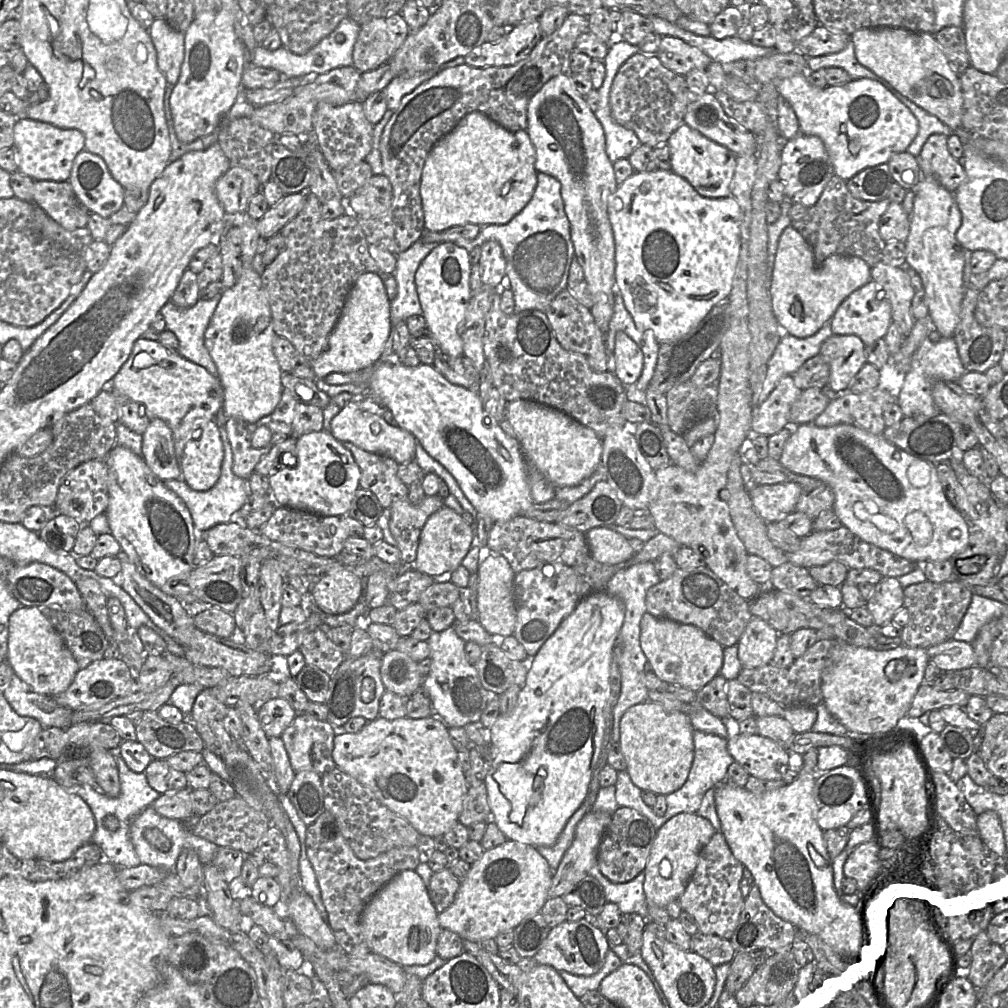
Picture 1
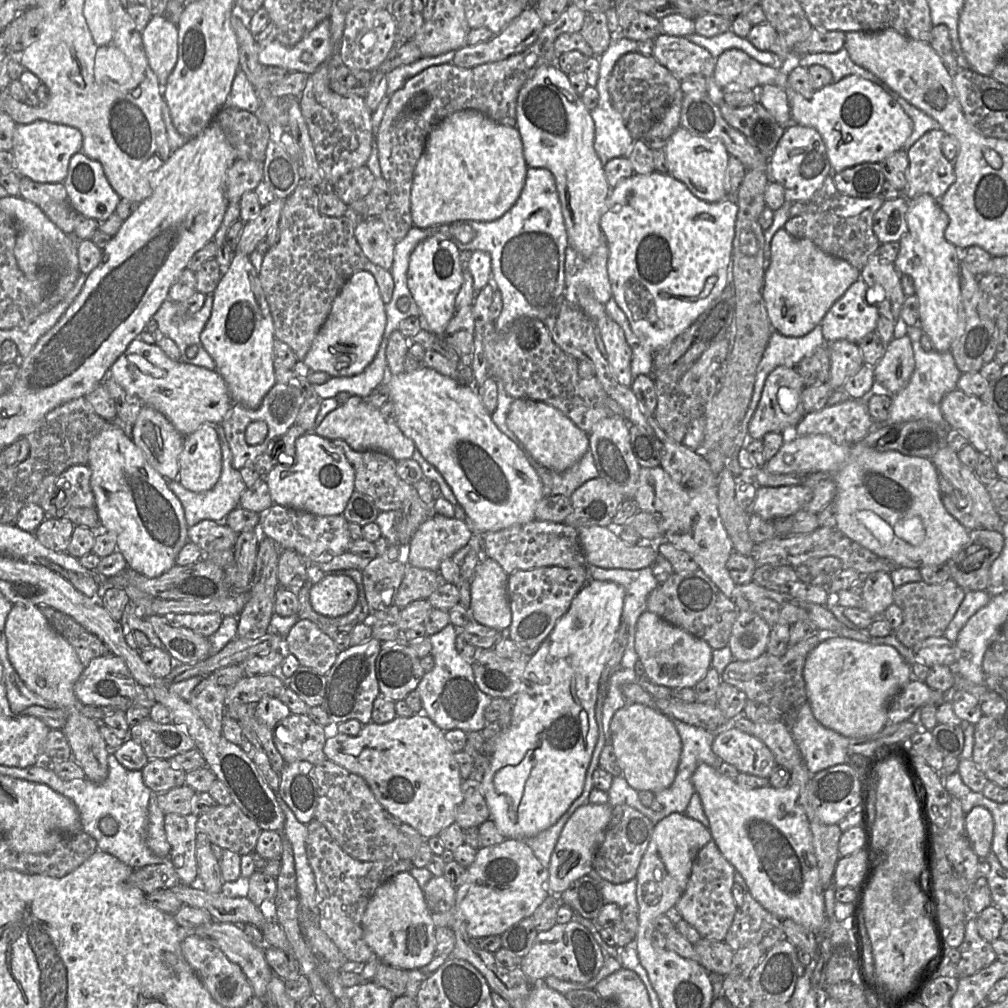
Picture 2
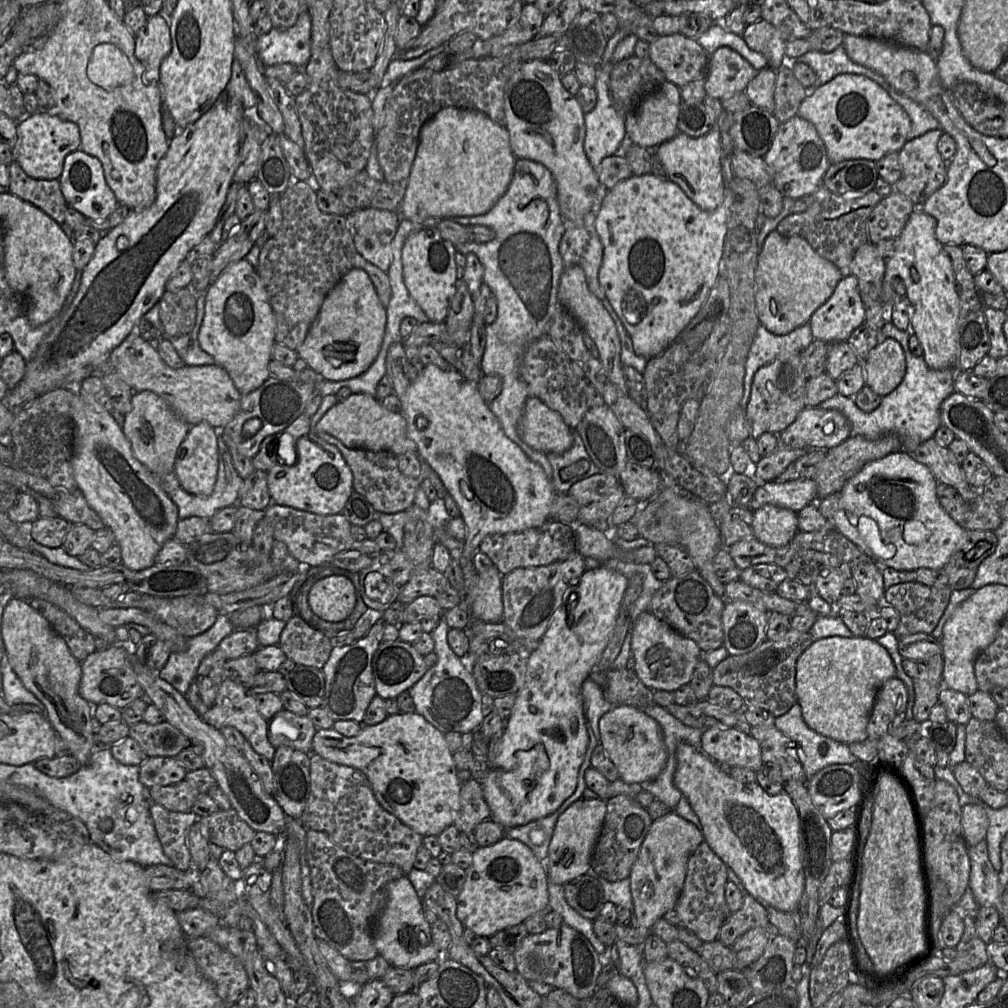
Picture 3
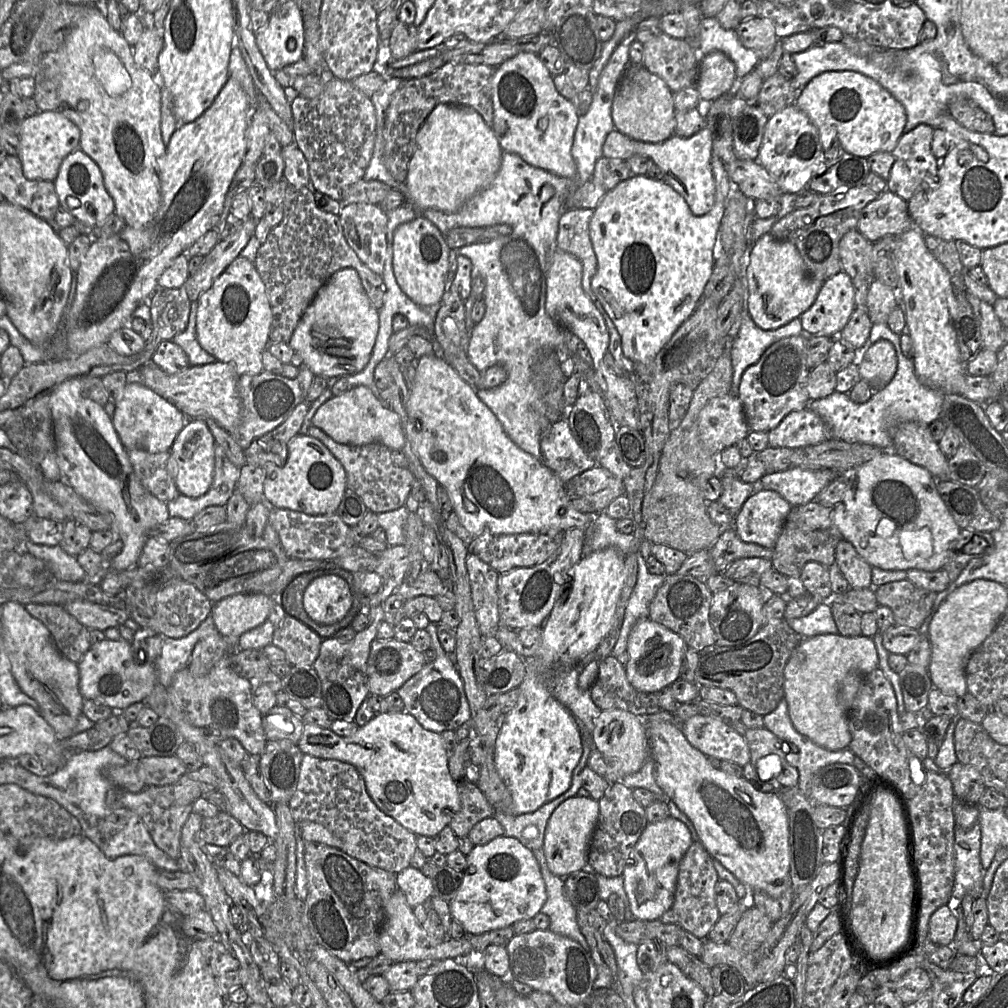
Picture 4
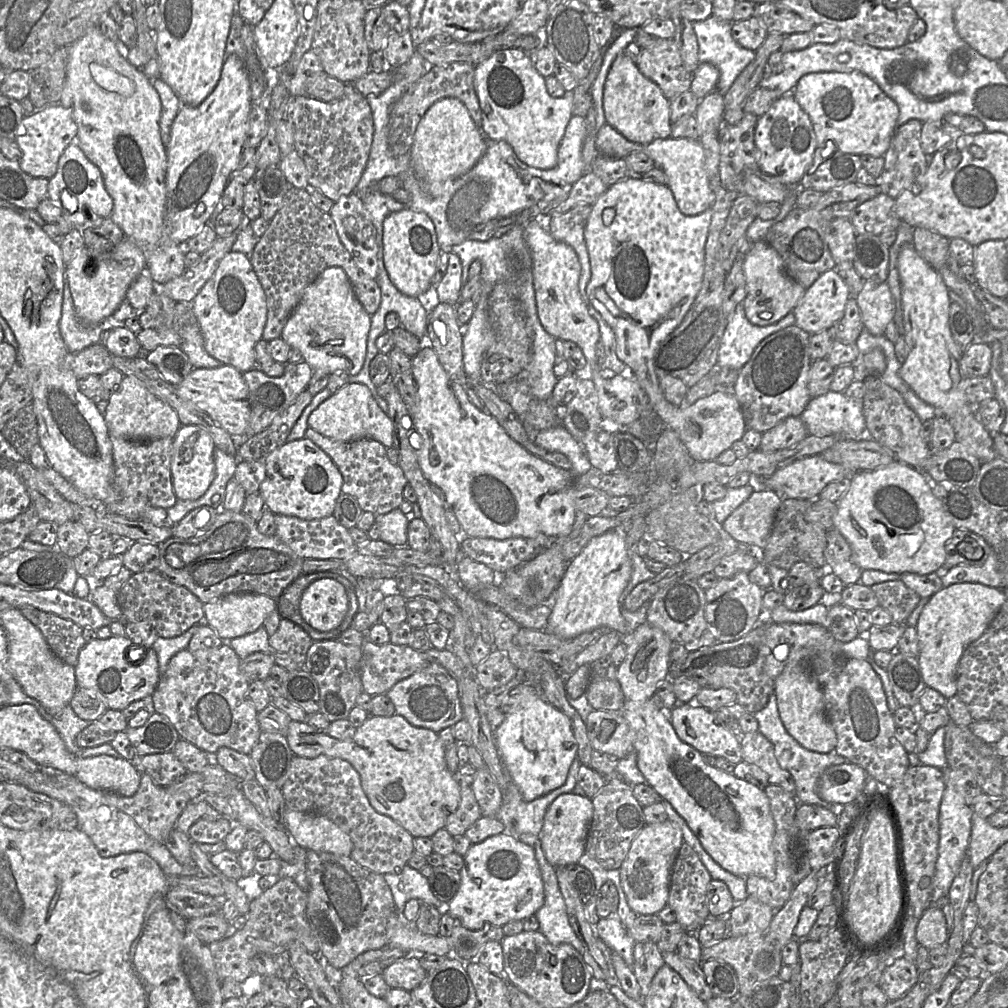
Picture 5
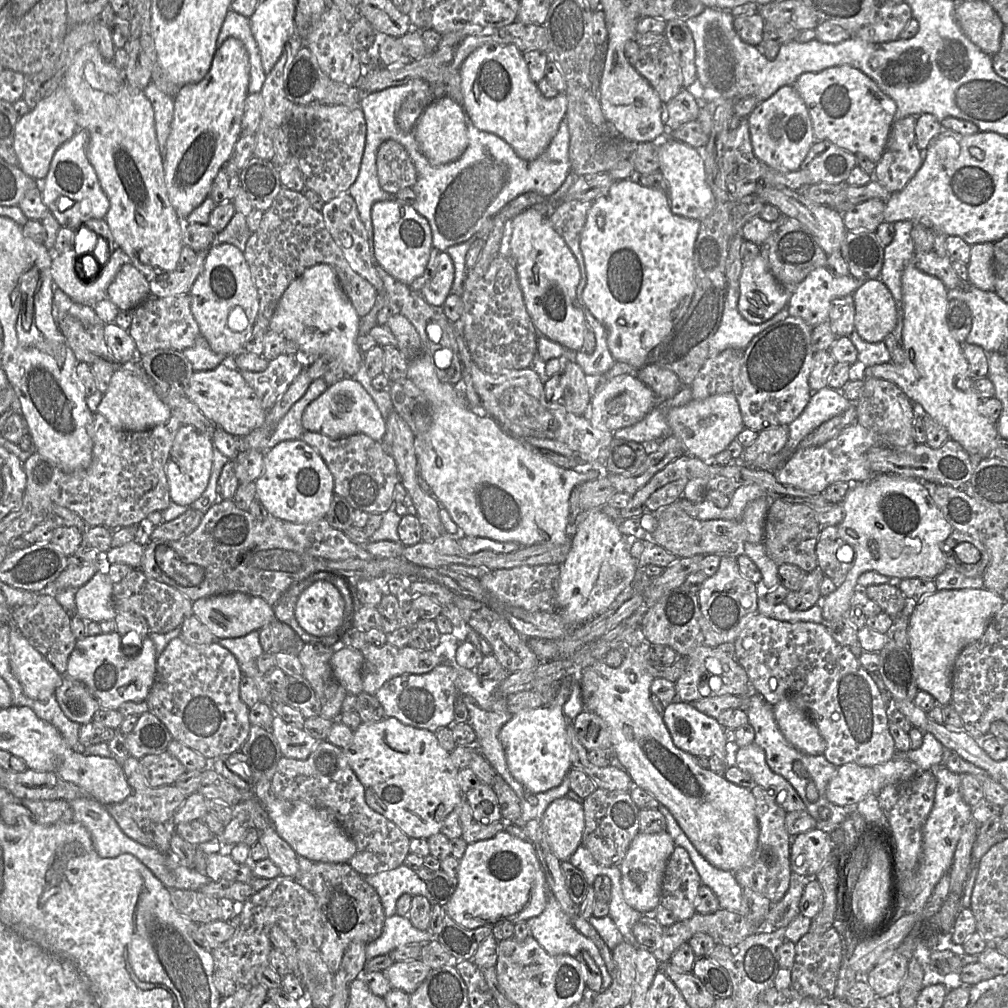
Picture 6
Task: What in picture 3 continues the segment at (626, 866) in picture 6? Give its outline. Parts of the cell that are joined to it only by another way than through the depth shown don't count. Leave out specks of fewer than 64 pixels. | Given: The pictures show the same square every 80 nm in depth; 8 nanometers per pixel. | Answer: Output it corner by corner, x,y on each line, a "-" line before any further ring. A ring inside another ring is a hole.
673,811
652,822
628,877
639,928
651,931
658,919
674,909
683,889
688,860
702,842
701,829

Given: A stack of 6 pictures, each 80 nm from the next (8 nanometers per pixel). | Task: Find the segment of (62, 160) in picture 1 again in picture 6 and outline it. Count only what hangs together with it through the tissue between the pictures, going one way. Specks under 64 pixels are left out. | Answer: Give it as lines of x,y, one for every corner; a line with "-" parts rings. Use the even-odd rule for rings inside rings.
61,86
50,96
40,100
35,108
19,117
12,144
18,158
18,166
27,176
41,182
48,174
57,149
69,141
77,130
74,105
65,87

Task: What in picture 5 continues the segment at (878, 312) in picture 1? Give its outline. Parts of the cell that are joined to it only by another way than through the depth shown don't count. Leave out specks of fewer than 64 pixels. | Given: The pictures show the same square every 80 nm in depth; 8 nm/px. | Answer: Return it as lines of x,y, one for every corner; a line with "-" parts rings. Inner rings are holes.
835,270
824,272
793,309
796,325
810,334
830,330
843,317
850,297
849,286

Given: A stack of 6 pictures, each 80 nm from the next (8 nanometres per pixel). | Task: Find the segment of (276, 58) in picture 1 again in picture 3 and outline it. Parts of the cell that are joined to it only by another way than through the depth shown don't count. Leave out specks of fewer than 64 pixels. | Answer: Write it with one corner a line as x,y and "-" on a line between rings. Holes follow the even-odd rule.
307,12
301,13
292,27
286,30
273,27
267,34
256,38
257,56
264,66
290,63
298,69
303,69
310,58
310,48
311,18

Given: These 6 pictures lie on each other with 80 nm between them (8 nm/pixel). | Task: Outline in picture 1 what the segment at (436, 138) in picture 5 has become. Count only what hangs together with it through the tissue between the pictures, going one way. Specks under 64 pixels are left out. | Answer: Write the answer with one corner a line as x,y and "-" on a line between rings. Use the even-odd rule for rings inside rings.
471,112
464,116
457,126
442,137
430,150
423,167
420,195
424,212
425,231
442,232
454,226
476,224
506,224
511,221
531,200
537,185
538,171
535,169
536,150
526,131
509,131
480,112

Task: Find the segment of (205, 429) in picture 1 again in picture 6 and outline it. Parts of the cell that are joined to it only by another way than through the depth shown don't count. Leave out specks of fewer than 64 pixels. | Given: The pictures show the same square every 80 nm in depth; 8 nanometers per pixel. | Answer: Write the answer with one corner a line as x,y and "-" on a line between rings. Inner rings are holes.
183,424
174,440
167,461
166,474
173,503
190,505
205,491
211,476
214,458
212,437
193,425

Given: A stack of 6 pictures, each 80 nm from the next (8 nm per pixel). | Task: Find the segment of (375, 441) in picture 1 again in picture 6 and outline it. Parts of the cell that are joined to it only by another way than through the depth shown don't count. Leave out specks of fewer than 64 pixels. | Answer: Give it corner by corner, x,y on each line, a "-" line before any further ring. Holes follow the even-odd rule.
351,377
329,386
304,410
302,425
305,431
316,432
331,439
364,434
381,442
386,433
386,421
370,394

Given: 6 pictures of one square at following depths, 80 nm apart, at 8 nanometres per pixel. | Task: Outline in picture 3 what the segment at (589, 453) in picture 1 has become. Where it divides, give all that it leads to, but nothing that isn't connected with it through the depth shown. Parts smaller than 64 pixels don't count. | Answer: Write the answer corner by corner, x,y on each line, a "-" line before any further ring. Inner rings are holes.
528,398
518,424
522,440
542,453
563,453
574,442
574,430
538,398

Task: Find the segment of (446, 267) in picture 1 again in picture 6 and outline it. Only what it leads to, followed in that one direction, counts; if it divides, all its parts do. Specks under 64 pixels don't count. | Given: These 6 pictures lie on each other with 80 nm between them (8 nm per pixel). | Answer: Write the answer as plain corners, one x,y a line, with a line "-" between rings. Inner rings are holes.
399,199
378,201
371,209
372,255
392,277
410,286
426,271
433,249
431,227
413,206

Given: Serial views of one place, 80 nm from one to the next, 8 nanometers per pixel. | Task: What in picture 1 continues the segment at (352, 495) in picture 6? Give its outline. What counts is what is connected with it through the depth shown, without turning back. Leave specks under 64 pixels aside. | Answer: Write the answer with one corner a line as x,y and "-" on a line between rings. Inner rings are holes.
351,442
342,445
353,455
360,468
359,488
371,491
384,509
408,495
408,486
398,477
398,463
384,455
367,452

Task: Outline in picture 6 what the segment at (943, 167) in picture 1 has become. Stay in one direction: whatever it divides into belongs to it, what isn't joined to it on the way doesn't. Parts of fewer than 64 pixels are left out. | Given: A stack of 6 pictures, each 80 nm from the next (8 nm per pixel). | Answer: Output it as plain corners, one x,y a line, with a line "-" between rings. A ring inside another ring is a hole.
917,116
894,121
873,179
891,194
901,191
920,169
924,151
916,145

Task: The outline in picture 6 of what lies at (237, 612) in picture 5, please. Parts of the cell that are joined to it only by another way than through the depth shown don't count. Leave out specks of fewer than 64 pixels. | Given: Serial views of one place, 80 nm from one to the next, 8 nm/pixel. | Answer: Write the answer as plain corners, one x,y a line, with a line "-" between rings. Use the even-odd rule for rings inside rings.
242,592
207,596
193,601
193,615
196,616
216,637
236,638
252,631
259,631
276,614
276,601
273,606
263,598

